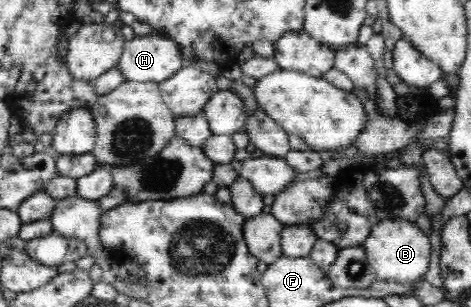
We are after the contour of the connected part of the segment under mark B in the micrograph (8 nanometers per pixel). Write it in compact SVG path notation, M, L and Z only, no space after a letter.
M394 217L394 220L388 218L378 222L362 246L377 280L408 284L423 280L424 274L429 270L432 246L428 235L419 229L416 222L404 221L403 218L399 217Z

